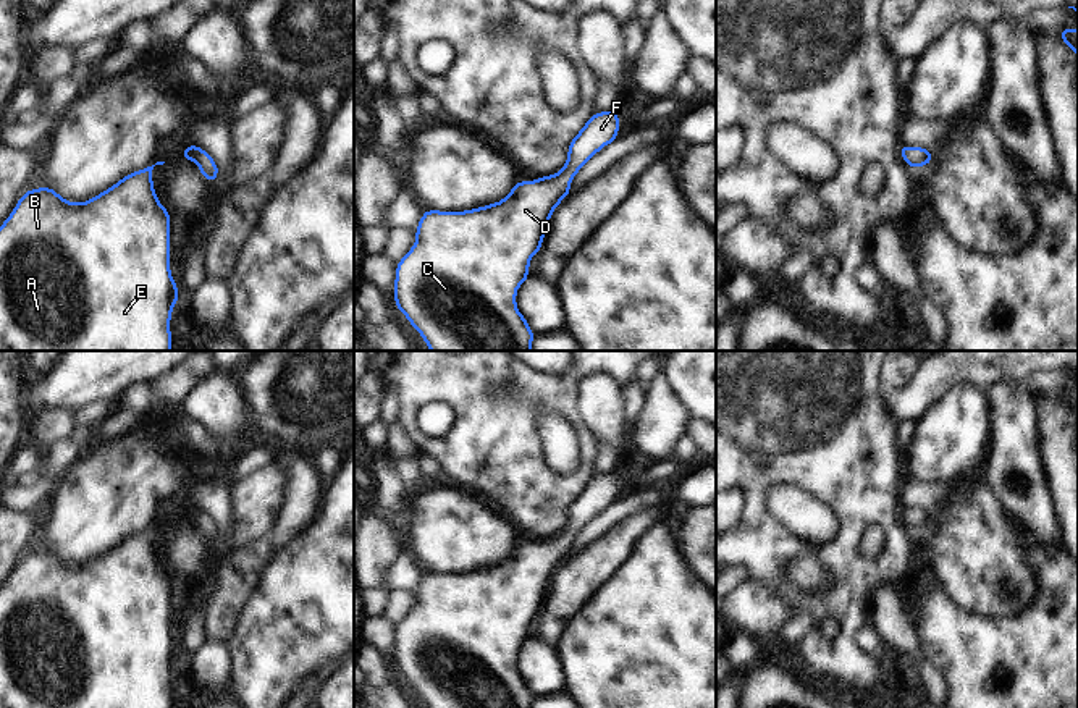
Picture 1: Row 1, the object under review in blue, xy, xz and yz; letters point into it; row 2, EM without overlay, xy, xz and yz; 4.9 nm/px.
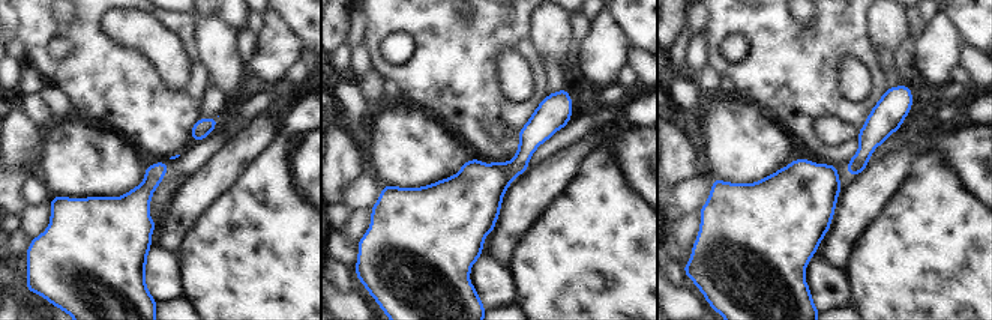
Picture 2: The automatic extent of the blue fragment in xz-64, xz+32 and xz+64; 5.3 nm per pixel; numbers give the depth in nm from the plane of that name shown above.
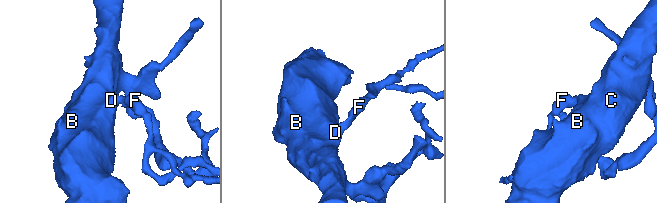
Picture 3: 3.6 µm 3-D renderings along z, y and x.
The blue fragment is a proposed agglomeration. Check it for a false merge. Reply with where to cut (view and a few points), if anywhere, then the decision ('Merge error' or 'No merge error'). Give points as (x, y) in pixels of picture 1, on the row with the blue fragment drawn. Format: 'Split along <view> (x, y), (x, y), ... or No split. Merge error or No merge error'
No split. No merge error.

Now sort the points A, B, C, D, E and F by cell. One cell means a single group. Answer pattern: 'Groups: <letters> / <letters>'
Groups: A B C D E F.

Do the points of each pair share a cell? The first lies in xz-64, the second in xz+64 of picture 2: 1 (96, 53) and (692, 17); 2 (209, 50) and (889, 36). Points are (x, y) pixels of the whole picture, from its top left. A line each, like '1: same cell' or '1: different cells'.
1: different cells
2: same cell

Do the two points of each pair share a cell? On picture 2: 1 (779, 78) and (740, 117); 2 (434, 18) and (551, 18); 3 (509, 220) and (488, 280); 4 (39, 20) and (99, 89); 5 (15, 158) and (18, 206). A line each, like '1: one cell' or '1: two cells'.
1: two cells
2: two cells
3: two cells
4: one cell
5: two cells

